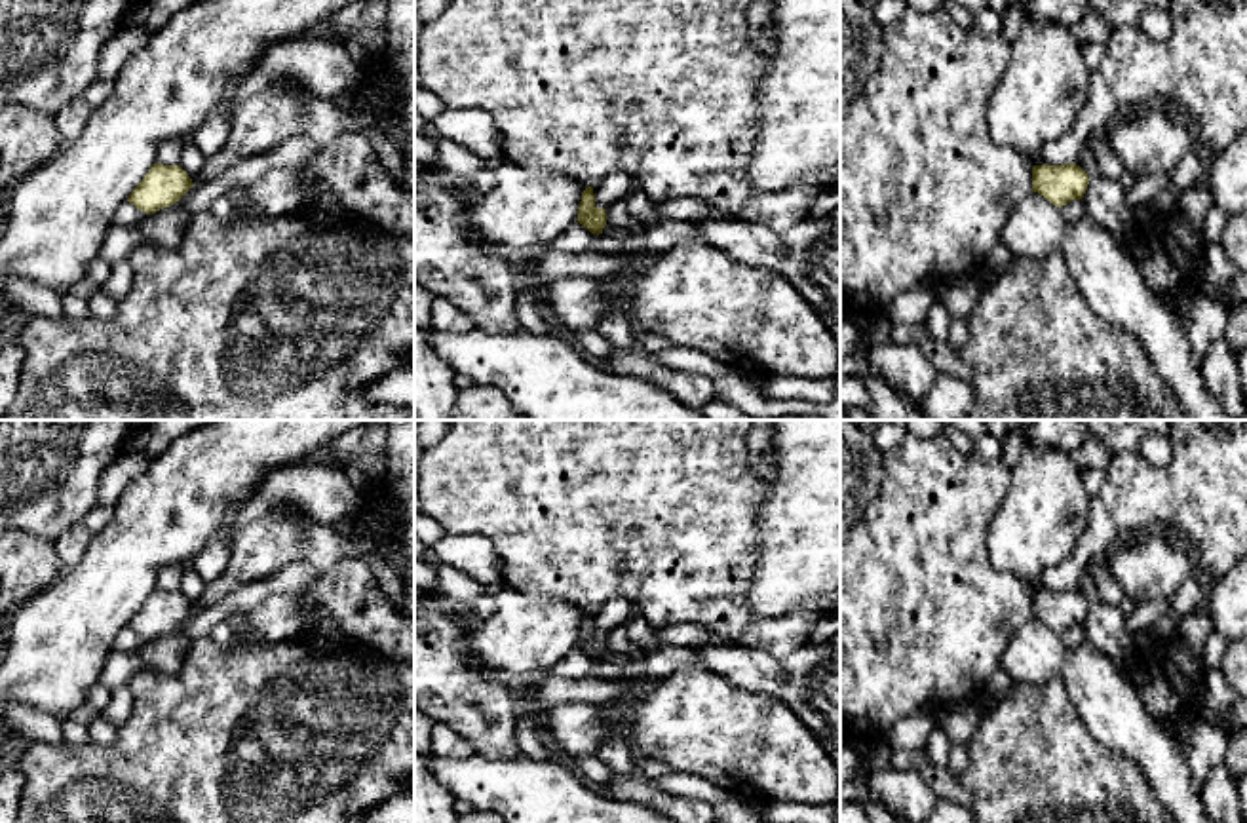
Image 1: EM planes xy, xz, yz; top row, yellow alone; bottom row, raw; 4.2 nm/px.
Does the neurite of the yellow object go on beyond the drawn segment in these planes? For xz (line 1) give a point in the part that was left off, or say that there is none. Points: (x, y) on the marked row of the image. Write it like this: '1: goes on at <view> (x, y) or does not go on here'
1: does not go on here

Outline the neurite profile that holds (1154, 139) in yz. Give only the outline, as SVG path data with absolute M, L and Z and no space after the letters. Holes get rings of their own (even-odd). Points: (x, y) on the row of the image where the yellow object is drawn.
M1163 106L1142 108L1127 116L1114 124L1104 139L1125 171L1137 179L1173 171L1194 143L1186 120L1173 108Z

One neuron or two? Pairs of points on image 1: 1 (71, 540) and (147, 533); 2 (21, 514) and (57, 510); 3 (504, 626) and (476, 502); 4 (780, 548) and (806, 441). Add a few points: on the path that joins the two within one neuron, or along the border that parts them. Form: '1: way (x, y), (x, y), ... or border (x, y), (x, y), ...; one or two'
1: border (113, 506), (113, 517), (65, 571); two
2: way (31, 510), (48, 510); one
3: border (506, 584), (548, 601); two
4: way (806, 521), (806, 468); one

